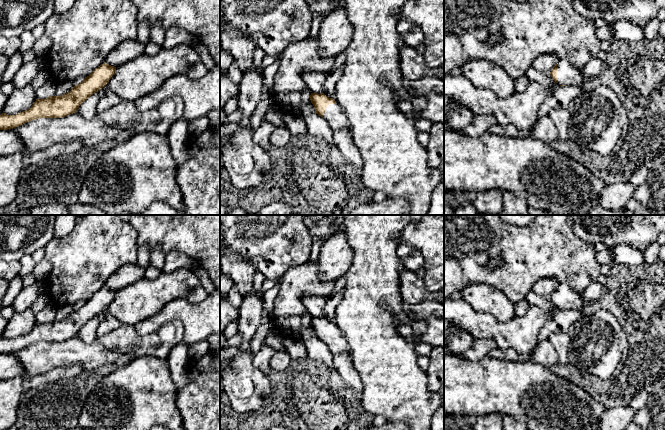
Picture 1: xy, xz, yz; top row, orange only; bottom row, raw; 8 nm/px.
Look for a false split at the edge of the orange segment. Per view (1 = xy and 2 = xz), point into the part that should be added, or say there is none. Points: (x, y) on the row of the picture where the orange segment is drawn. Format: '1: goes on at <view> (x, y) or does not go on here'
1: does not go on here
2: goes on at xz (334, 115)

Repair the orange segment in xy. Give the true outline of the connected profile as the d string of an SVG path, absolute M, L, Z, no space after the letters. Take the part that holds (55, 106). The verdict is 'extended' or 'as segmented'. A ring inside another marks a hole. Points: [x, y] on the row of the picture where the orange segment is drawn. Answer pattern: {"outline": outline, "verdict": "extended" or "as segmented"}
{"outline": "M104 62L70 92L62 96L36 99L28 110L15 115L2 113L0 130L13 129L40 118L62 118L75 113L85 100L108 84L115 71L116 67Z", "verdict": "as segmented"}

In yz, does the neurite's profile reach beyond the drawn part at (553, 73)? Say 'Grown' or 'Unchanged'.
Grown

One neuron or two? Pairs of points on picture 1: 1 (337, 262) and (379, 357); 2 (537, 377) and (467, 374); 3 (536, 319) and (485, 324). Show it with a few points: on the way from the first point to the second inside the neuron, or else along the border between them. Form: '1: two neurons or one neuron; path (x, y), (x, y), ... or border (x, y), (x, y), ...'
1: two neurons; border (353, 253), (351, 265), (344, 275)
2: one neuron; path (520, 377), (484, 377)
3: one neuron; path (523, 328), (498, 328)

